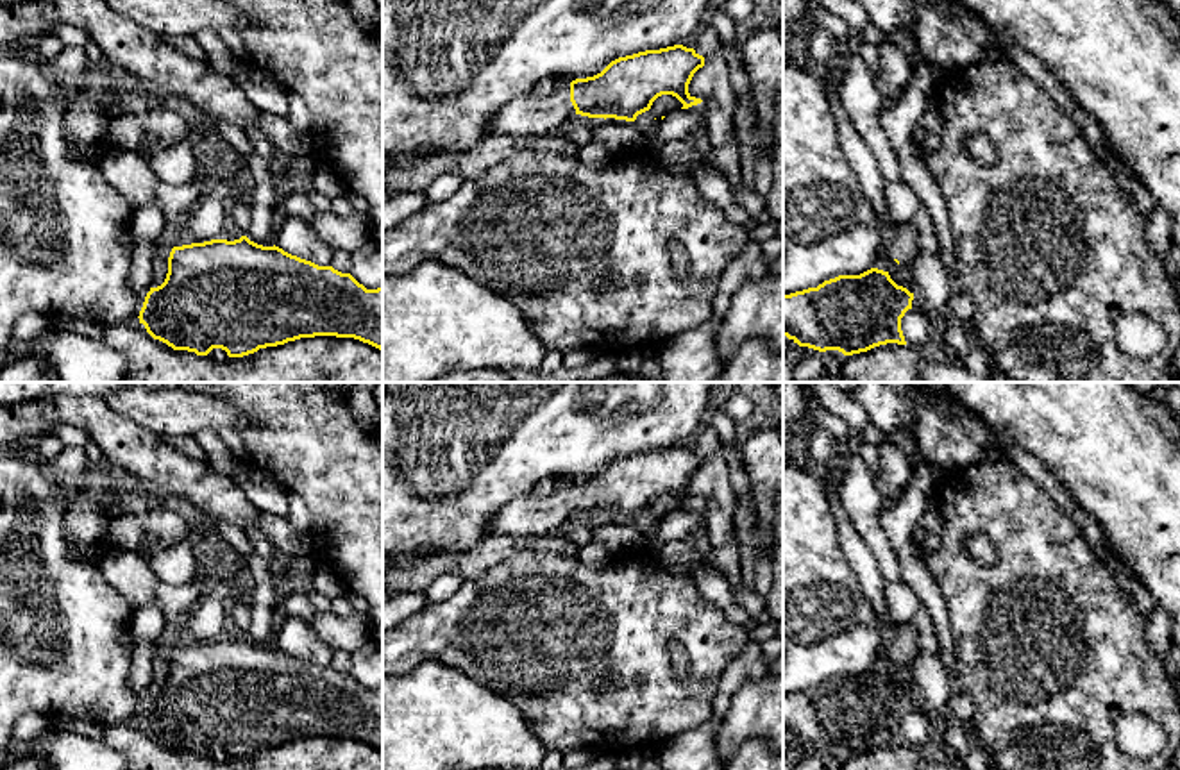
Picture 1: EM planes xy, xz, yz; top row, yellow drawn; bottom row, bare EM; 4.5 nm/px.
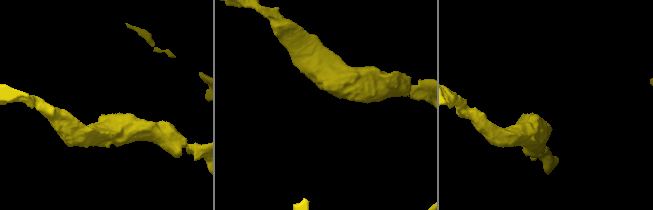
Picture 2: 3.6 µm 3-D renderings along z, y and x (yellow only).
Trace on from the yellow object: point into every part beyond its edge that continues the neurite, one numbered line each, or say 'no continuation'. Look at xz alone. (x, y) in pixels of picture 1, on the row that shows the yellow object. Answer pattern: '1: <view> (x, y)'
1: xz (530, 115)

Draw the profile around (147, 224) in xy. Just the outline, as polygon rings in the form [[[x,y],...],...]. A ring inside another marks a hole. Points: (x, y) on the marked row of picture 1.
[[[148,202],[131,216],[131,232],[138,245],[132,248],[129,284],[139,297],[147,297],[154,279],[156,243],[163,239],[166,218],[157,202]]]

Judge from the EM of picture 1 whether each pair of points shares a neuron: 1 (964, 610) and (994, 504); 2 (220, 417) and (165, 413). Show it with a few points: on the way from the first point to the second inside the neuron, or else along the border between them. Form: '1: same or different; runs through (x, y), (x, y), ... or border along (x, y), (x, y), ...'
1: same; runs through (986, 583), (1005, 563), (1005, 531)
2: same; runs through (206, 413), (179, 413)

